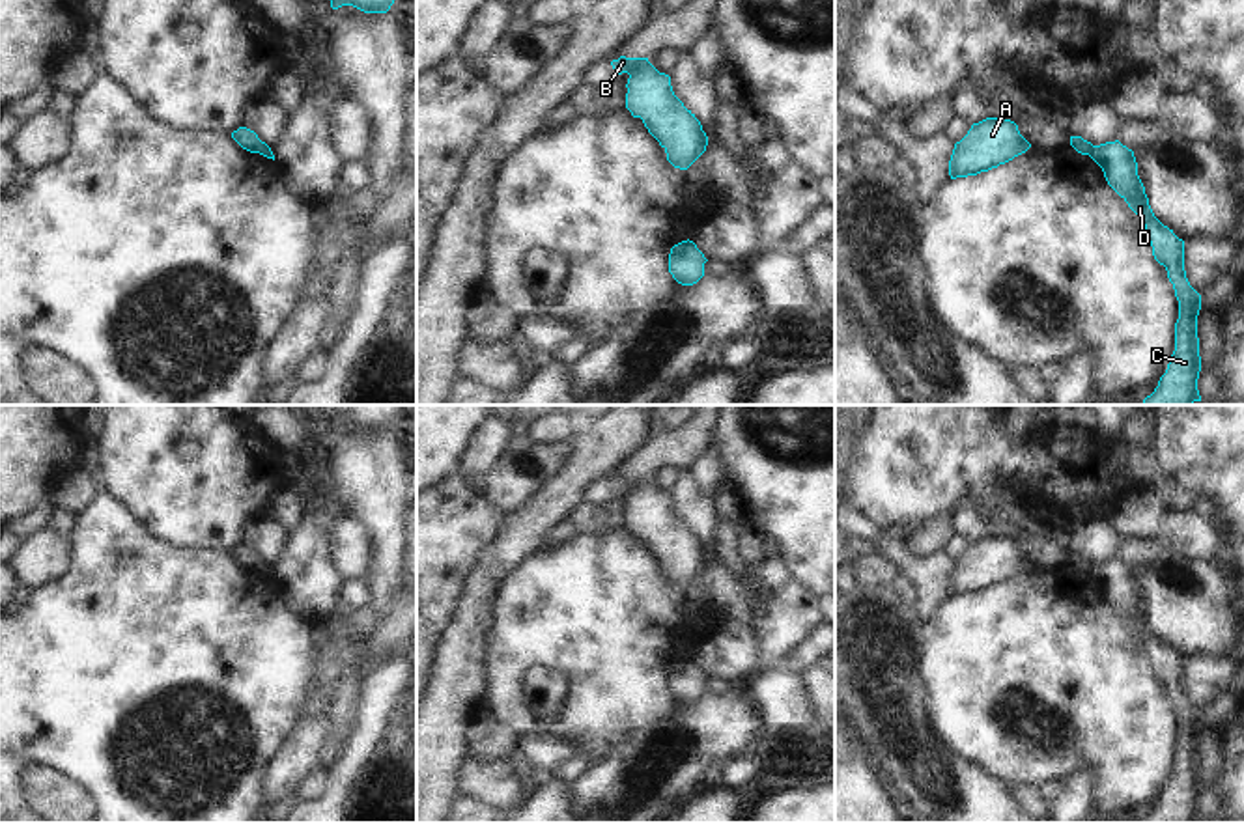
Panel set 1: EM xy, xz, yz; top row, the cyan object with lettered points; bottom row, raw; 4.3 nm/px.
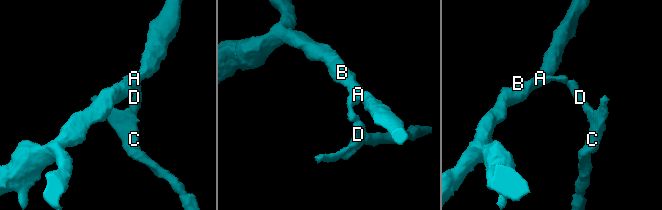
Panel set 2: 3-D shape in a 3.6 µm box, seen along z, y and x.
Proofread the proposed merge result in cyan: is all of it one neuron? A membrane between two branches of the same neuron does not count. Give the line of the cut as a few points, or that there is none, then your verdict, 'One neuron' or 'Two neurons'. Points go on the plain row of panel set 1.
Split along yz (1093, 564), (1089, 573). Two neurons.

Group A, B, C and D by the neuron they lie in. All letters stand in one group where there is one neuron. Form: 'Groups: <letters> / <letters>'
Groups: A B / C D.

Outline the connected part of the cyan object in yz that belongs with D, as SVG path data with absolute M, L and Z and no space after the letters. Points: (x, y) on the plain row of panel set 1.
M1119 558L1093 564L1089 573L1104 590L1108 603L1143 636L1154 677L1166 685L1179 718L1175 769L1158 804L1141 823L1192 823L1201 819L1197 797L1201 789L1197 733L1201 713L1190 704L1184 689L1184 659L1152 631L1145 605L1138 593L1134 569Z

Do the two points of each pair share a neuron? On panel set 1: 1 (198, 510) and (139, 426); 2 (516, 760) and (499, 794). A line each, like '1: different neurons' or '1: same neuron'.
1: same neuron
2: different neurons

